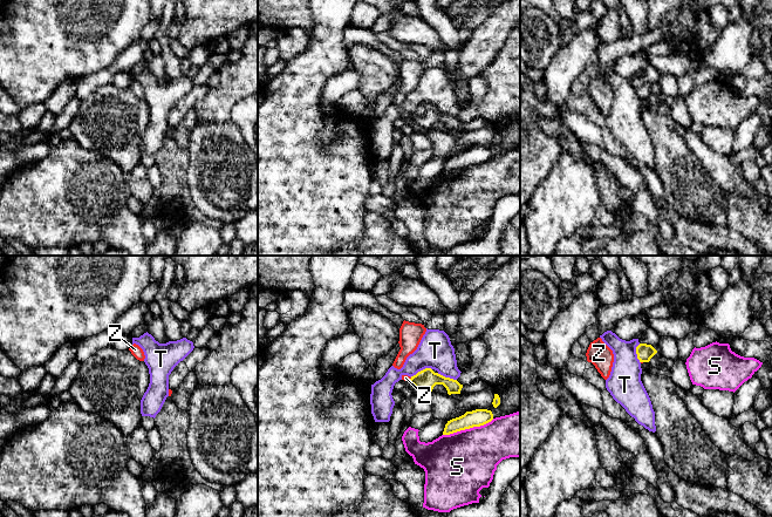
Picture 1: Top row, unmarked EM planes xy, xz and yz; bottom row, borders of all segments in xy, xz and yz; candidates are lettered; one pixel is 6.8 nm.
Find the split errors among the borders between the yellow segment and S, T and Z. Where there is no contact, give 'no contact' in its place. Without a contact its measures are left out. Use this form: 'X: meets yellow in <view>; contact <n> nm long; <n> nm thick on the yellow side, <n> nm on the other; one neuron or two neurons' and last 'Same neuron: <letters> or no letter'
S: meets yellow in xz; contact 360 nm long; 120 nm thick on the yellow side, 440 nm on the other; two neurons
T: meets yellow in xz; contact 160 nm long; 150 nm thick on the yellow side, 240 nm on the other; two neurons
Z: meets yellow in xz; contact 40 nm long; 150 nm thick on the yellow side, 50 nm on the other; one neuron
Same neuron: Z

